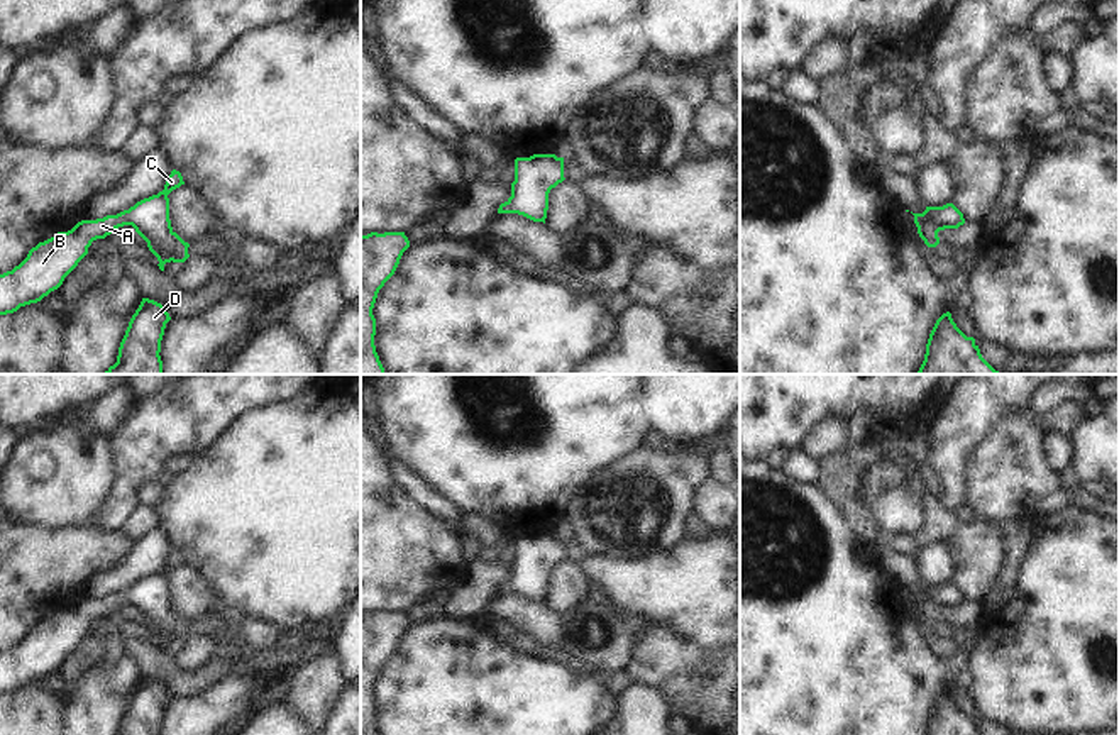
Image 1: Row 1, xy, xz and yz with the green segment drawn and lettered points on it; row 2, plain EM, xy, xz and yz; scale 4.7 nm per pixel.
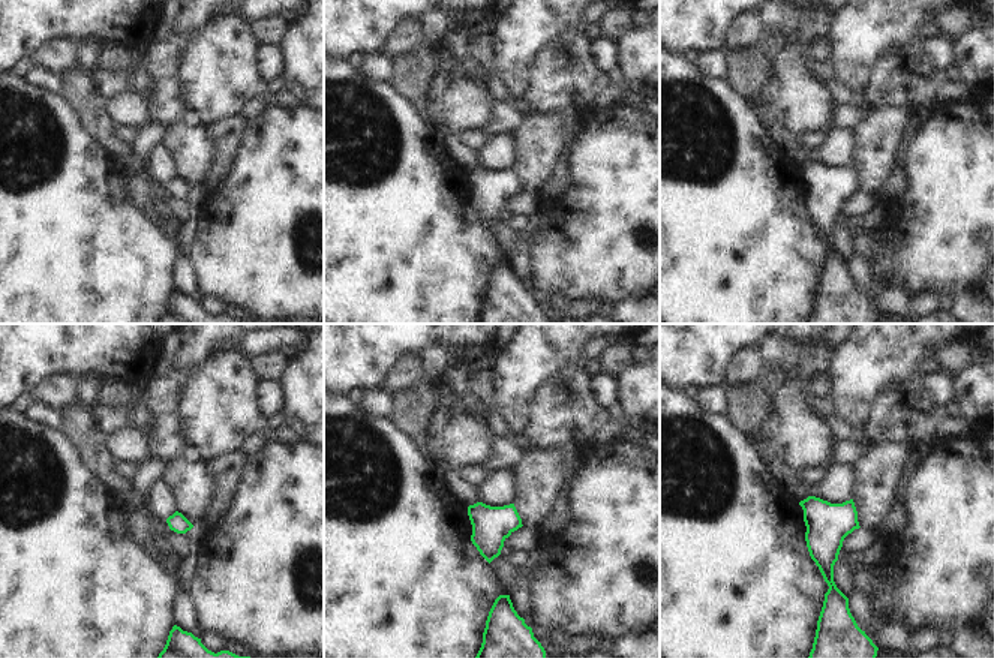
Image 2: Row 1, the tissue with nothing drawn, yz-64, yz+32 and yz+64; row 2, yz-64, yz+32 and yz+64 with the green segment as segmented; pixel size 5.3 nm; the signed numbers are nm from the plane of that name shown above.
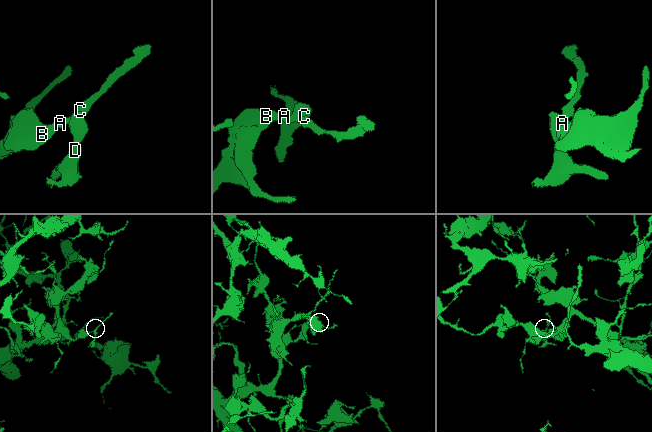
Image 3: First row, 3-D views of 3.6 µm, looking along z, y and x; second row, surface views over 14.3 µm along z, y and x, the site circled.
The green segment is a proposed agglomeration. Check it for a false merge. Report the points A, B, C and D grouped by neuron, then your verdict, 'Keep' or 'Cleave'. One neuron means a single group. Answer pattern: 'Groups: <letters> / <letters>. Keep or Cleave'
Groups: A B C D. Keep.

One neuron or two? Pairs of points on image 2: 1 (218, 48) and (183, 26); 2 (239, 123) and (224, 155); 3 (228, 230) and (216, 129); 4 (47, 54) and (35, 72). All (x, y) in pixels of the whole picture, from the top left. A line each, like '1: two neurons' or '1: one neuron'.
1: two neurons
2: one neuron
3: two neurons
4: two neurons

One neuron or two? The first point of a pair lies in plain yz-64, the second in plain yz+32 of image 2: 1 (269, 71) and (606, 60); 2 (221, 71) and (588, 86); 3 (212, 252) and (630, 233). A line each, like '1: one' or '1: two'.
1: one
2: one
3: one

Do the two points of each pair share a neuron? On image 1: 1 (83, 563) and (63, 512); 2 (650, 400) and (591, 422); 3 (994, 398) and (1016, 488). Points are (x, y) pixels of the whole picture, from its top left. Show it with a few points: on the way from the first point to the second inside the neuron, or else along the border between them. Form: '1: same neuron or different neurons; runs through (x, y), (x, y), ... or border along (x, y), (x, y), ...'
1: different neurons; border along (31, 525), (44, 529), (92, 527)
2: different neurons; border along (640, 392), (639, 403), (650, 427)
3: different neurons; border along (1028, 414), (1011, 414), (997, 422), (974, 451)

